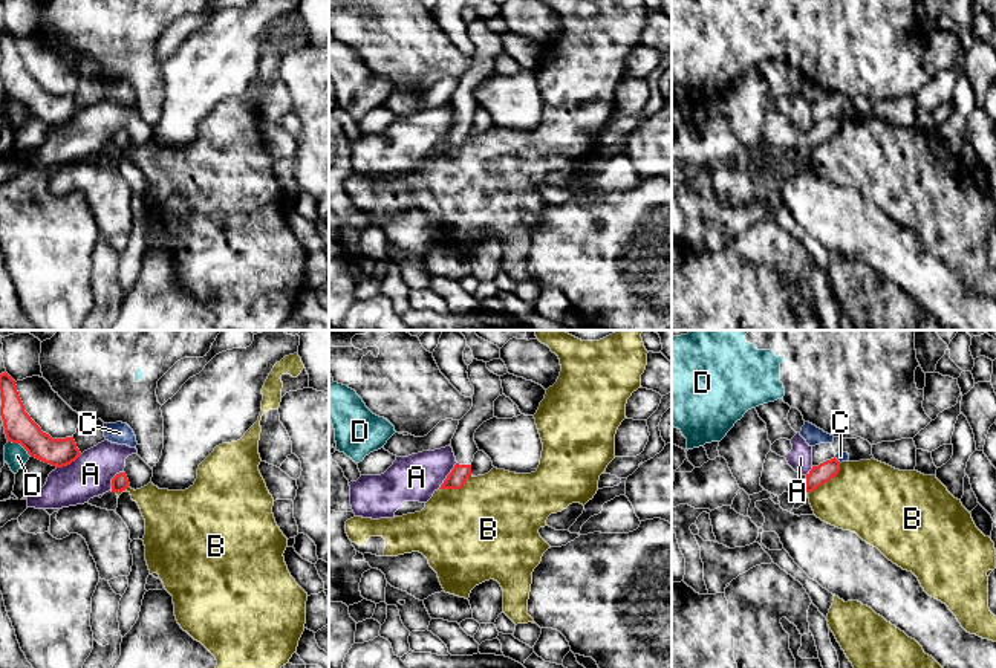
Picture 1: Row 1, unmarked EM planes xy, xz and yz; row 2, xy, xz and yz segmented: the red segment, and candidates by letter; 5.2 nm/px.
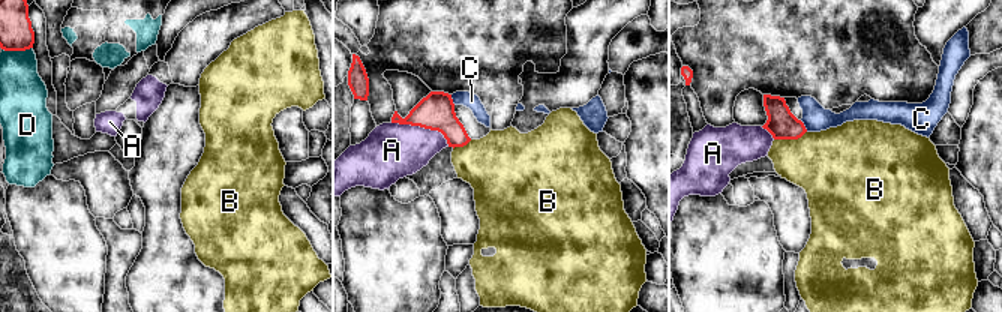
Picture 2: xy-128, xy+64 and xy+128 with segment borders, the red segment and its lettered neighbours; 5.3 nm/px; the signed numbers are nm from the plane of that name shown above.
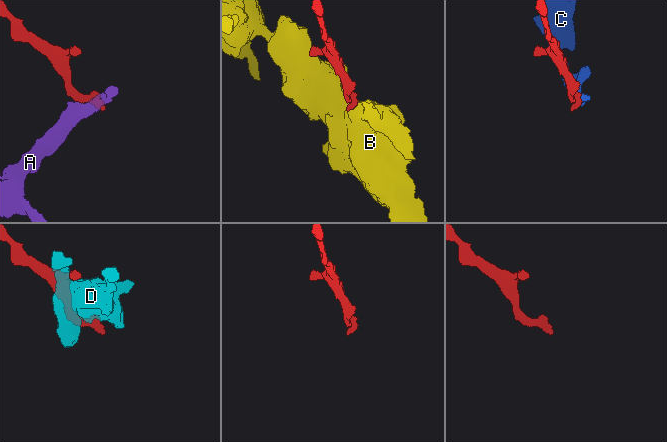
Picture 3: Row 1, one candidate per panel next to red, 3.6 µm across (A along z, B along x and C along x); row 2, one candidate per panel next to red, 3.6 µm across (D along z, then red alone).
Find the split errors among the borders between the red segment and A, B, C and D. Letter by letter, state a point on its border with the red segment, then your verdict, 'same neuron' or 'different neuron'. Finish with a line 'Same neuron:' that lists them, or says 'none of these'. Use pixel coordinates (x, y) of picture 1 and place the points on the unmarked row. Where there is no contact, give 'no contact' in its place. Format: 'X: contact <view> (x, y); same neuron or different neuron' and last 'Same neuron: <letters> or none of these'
A: contact xz (447, 133); different neuron
B: contact yz (826, 139); different neuron
C: contact yz (836, 116); different neuron
D: contact xy (20, 101); different neuron
Same neuron: none of these

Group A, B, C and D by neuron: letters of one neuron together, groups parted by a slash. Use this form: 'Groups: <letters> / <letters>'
Groups: A / B / C / D

